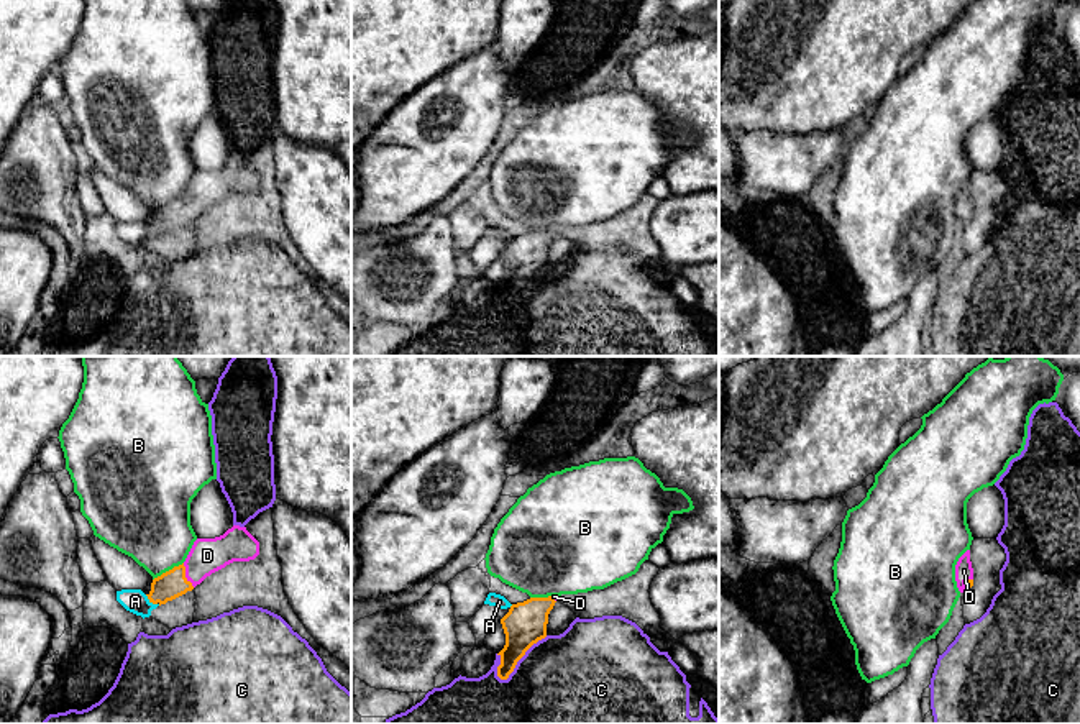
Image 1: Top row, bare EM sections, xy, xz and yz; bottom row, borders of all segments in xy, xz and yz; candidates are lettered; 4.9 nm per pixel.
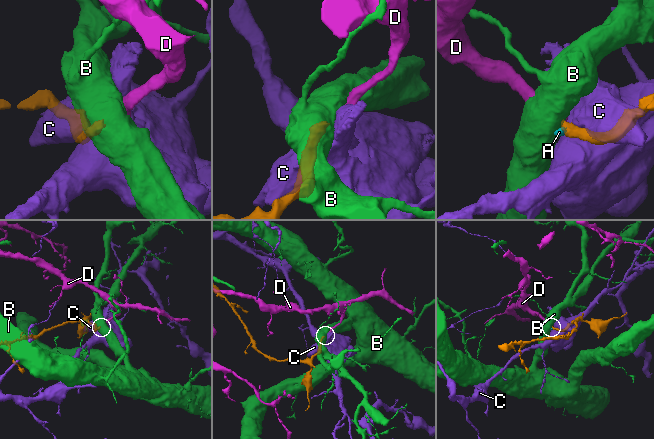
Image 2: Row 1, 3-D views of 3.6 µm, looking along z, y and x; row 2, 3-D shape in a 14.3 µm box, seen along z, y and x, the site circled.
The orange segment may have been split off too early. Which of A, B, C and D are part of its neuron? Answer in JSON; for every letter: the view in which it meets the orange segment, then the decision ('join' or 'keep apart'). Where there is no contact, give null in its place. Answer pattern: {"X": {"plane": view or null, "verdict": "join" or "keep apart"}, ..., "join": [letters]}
{"A": {"plane": "xy", "verdict": "keep apart"}, "B": {"plane": "xy", "verdict": "keep apart"}, "C": {"plane": "xz", "verdict": "keep apart"}, "D": {"plane": "xy", "verdict": "join"}, "join": ["D"]}

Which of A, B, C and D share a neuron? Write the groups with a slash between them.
A / B / C / D

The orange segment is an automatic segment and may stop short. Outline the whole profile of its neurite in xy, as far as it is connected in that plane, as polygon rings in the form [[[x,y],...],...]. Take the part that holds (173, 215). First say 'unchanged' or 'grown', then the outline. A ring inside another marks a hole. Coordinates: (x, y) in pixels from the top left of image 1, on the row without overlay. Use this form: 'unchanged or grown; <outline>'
grown; [[[233,158],[215,171],[197,171],[185,194],[154,210],[146,227],[153,236],[166,236],[192,223],[212,205],[233,194],[249,194],[259,187],[259,174],[246,159]]]

